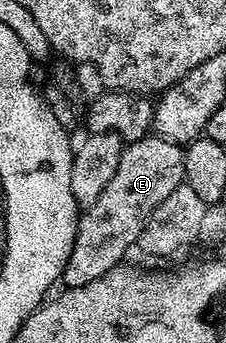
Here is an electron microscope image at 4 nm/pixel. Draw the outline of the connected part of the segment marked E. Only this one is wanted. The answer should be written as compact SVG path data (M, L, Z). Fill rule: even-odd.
M147 134L123 147L116 174L112 174L108 186L104 186L100 198L79 215L72 254L68 254L68 262L62 271L61 283L66 288L96 282L96 278L127 259L126 251L137 245L152 210L156 210L156 206L160 206L176 186L183 184L183 151L183 145L157 134Z

